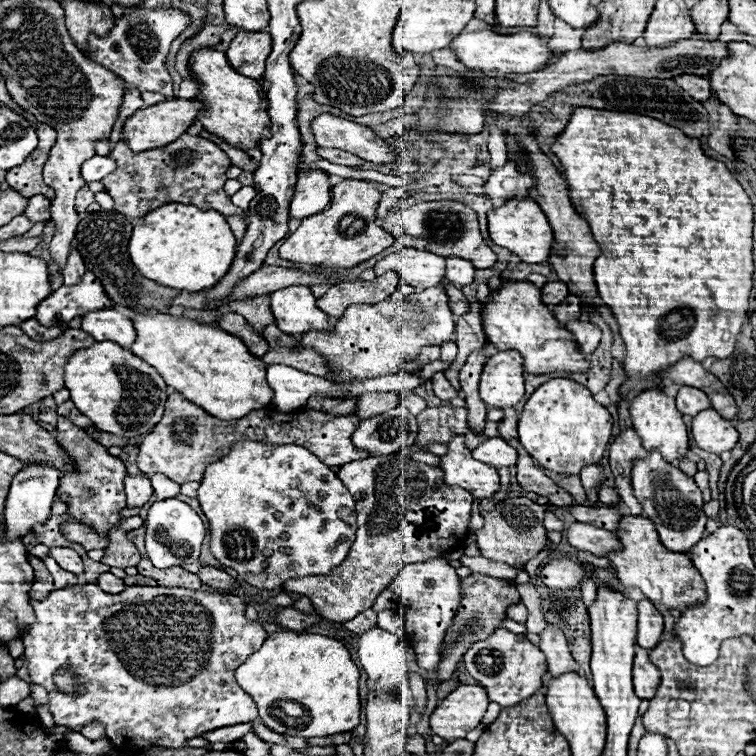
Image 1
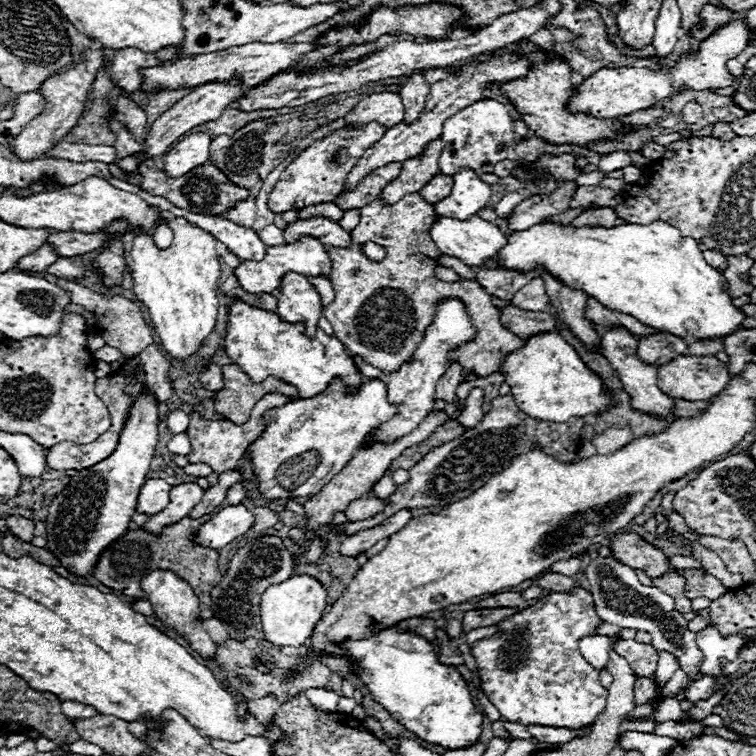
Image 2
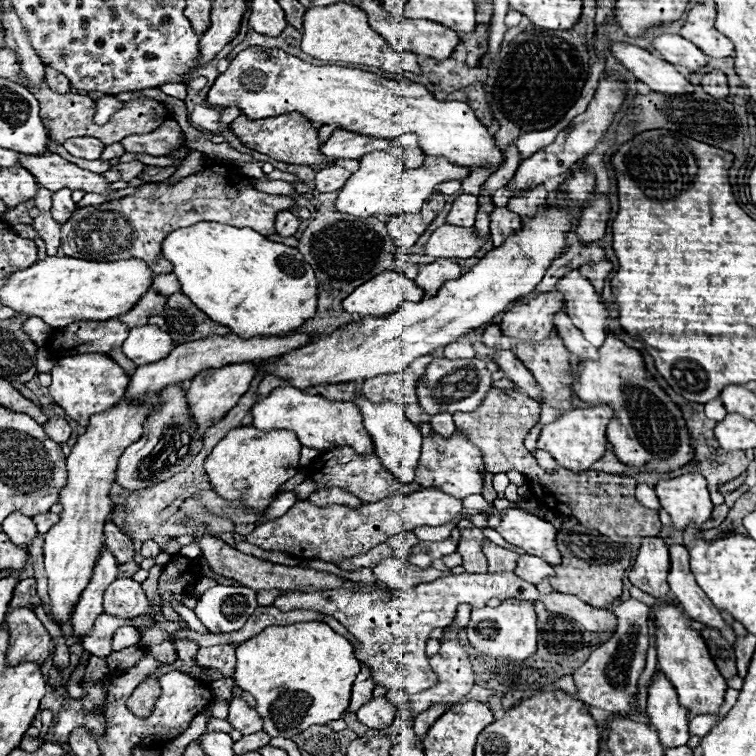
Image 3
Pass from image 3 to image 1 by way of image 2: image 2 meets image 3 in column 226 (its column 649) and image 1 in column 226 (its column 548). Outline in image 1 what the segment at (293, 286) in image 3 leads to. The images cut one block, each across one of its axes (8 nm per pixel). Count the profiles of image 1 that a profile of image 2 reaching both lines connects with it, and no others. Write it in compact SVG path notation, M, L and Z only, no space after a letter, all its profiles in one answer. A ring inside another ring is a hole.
M170 202L170 204L164 204L156 210L148 212L134 226L128 250L130 250L130 258L136 264L136 268L140 268L140 272L144 276L148 276L150 280L156 280L160 286L198 292L198 290L214 288L222 280L224 272L228 272L228 268L234 260L234 254L236 254L236 238L234 238L232 230L228 228L226 218L222 214L218 214L216 210L200 210L192 204Z

